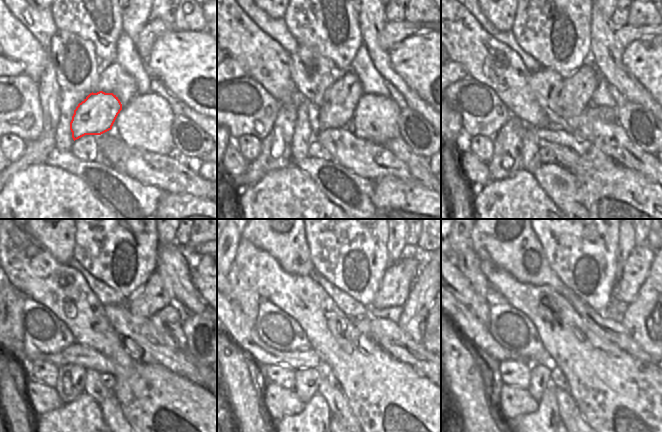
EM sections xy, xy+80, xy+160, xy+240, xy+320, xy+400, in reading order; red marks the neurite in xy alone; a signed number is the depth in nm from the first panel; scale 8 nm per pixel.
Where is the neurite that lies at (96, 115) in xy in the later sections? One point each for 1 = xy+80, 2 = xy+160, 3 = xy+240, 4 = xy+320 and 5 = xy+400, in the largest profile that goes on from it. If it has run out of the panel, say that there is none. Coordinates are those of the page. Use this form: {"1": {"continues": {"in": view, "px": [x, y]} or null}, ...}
{"1": {"continues": {"in": "xy+80", "px": [340, 99]}}, "2": {"continues": {"in": "xy+160", "px": [577, 89]}}, "3": {"continues": {"in": "xy+240", "px": [153, 296]}}, "4": {"continues": {"in": "xy+320", "px": [398, 279]}}, "5": {"continues": {"in": "xy+400", "px": [634, 272]}}}

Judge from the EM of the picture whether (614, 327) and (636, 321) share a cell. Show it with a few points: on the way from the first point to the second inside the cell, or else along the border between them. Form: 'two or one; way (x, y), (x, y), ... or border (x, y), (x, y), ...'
two; border (620, 322), (636, 343)

